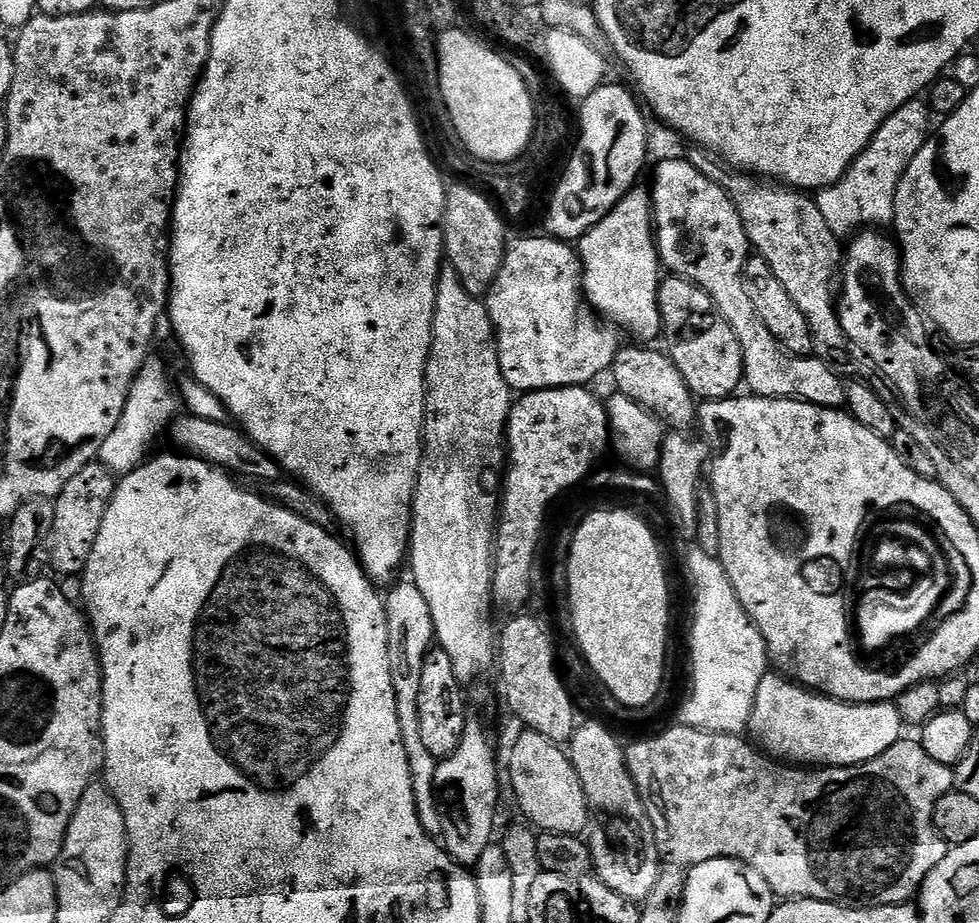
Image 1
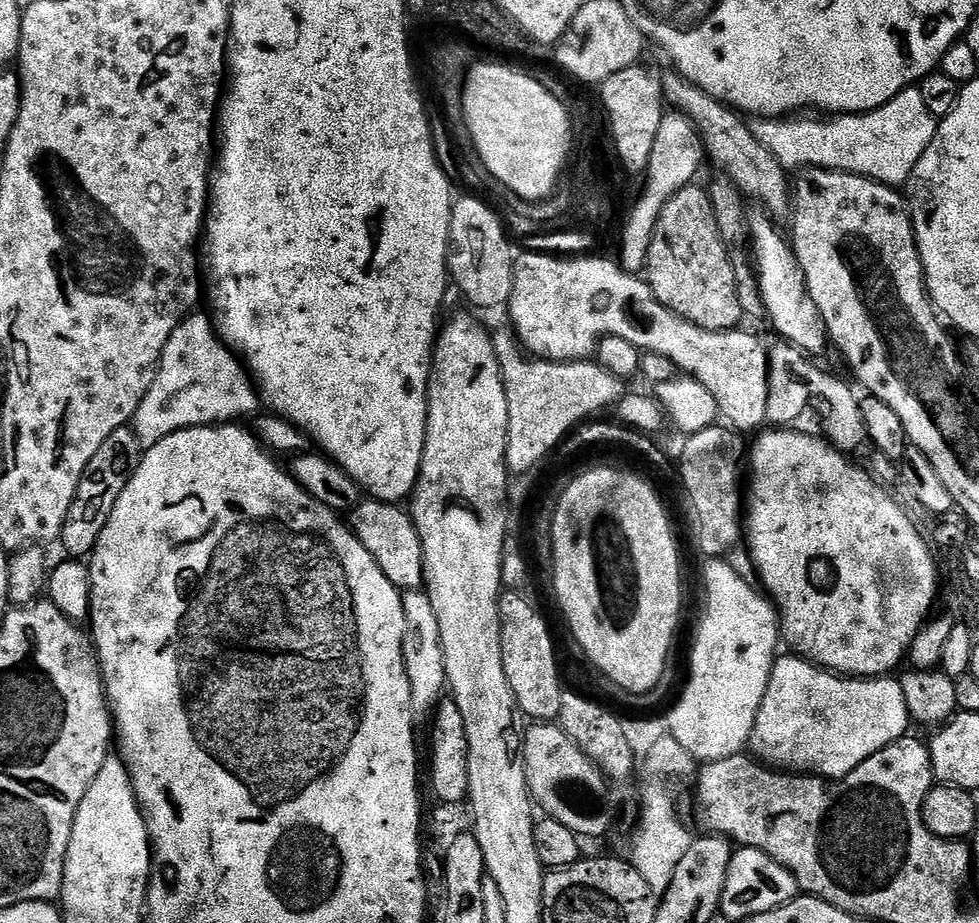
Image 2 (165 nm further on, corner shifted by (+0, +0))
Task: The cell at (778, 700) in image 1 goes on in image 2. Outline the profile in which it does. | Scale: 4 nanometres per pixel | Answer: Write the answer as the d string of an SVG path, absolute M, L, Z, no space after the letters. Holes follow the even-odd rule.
M781 655L772 665L770 682L754 722L750 748L765 765L792 774L841 780L866 758L901 740L909 731L906 694L902 694L899 679L845 678L792 655Z

